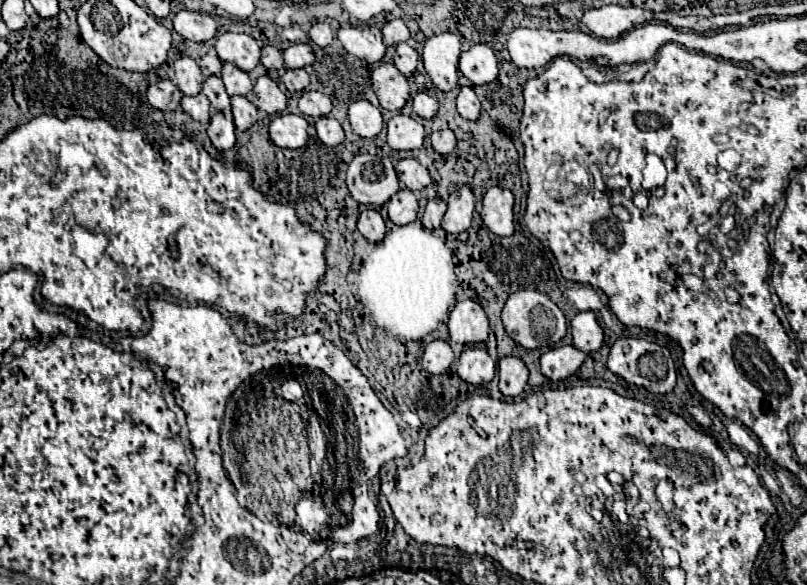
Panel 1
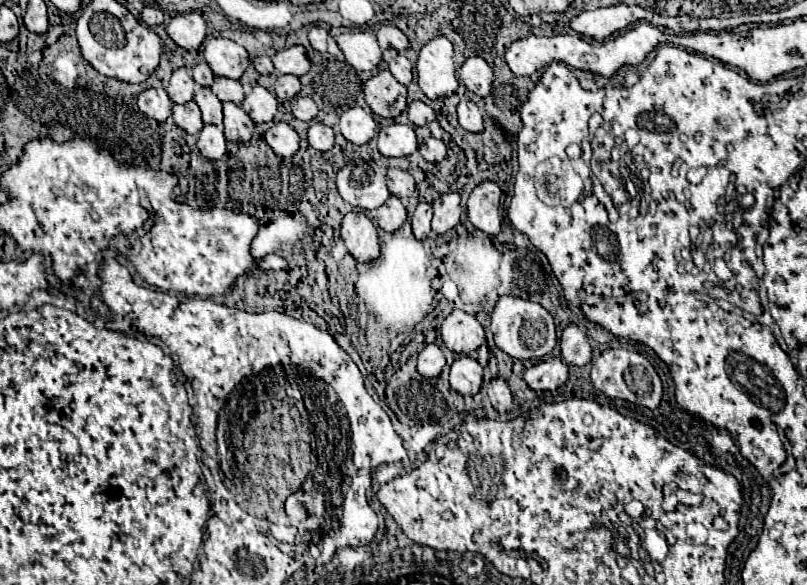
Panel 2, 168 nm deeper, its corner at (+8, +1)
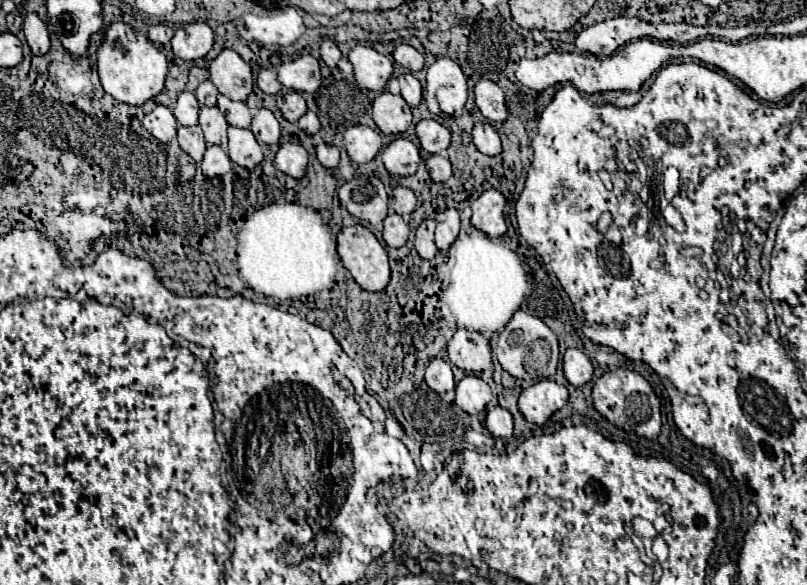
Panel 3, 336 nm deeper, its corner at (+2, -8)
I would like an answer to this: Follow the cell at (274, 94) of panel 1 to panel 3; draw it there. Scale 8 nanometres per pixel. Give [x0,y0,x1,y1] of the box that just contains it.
[250,108,280,146]

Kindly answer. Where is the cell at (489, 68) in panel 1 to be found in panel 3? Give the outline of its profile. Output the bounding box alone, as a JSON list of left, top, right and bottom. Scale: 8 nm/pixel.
[474,80,508,122]

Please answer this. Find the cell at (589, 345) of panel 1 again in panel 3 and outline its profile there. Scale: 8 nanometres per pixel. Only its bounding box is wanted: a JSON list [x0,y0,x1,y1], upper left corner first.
[564,348,594,386]

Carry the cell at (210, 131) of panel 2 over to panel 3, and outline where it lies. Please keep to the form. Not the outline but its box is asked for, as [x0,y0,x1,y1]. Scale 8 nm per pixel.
[200,144,232,178]

